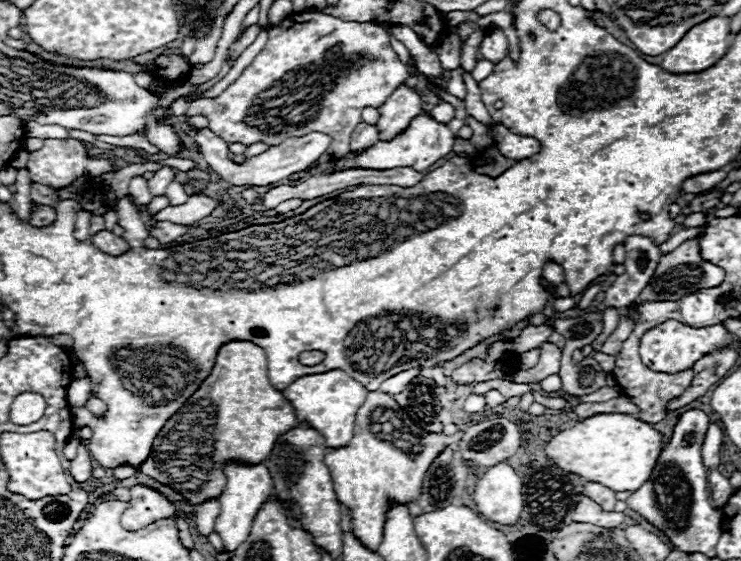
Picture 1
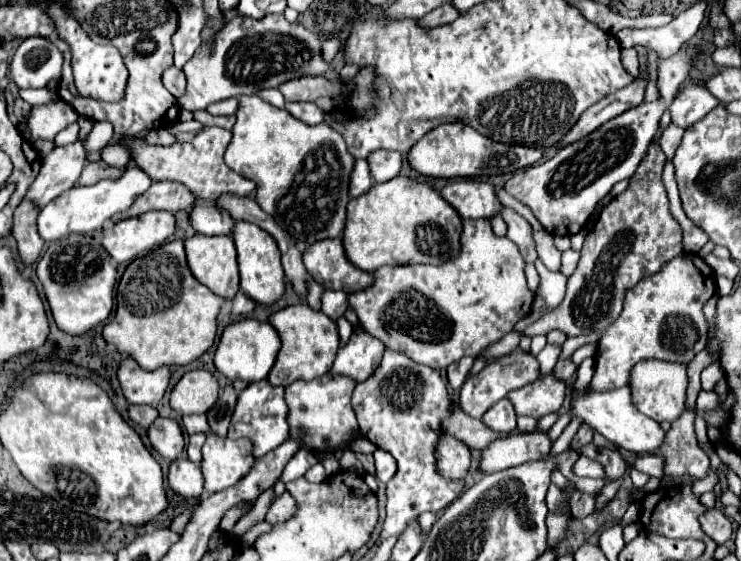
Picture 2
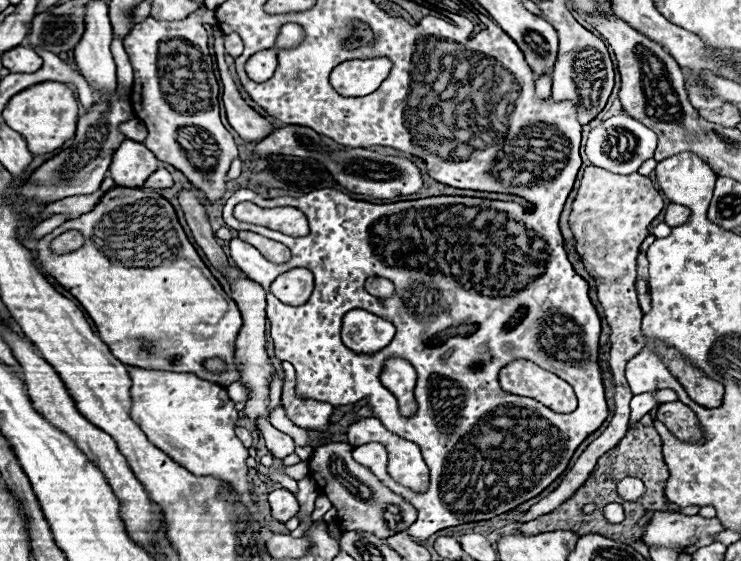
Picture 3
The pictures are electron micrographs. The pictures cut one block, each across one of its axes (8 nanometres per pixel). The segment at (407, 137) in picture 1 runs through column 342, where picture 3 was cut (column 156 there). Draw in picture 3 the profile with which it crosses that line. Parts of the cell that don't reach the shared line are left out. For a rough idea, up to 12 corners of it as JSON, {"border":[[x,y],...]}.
{"border":[[134,140],[114,152],[118,186],[140,188],[158,170],[156,156]]}

